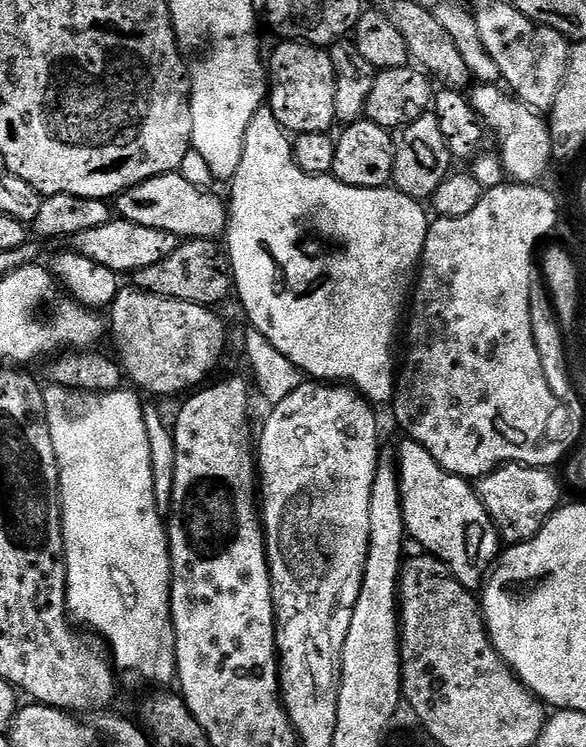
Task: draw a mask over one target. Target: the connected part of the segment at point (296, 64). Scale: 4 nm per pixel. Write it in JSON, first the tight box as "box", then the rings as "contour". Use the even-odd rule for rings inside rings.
{"box":[266,42,336,134],"contour":[[[280,42],[272,52],[270,60],[270,83],[266,88],[266,107],[272,113],[277,125],[285,133],[299,134],[302,132],[327,133],[328,127],[333,127],[335,116],[333,114],[336,101],[336,87],[330,79],[332,66],[331,55],[323,47],[303,42]]]}

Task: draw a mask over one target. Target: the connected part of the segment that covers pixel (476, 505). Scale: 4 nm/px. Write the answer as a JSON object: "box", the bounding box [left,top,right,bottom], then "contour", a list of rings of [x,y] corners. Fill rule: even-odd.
{"box":[398,438,489,590],"contour":[[[404,438],[400,444],[400,472],[398,468],[398,495],[400,515],[404,522],[404,531],[421,544],[423,551],[434,554],[444,563],[445,569],[463,588],[476,590],[481,587],[486,572],[480,569],[480,555],[484,552],[484,531],[489,531],[488,512],[481,506],[476,489],[463,476],[455,476],[441,468],[438,462],[418,442]]]}

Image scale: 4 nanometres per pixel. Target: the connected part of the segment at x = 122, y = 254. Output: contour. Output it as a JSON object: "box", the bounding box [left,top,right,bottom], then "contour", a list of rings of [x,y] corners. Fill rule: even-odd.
{"box":[71,218,182,274],"contour":[[[109,218],[102,226],[94,226],[94,230],[82,230],[82,234],[71,237],[71,251],[98,262],[98,266],[106,266],[106,270],[123,274],[133,272],[139,274],[146,266],[154,266],[154,262],[162,262],[182,243],[181,237],[176,237],[175,231],[168,228],[151,228],[145,224],[126,222],[119,218]]]}

